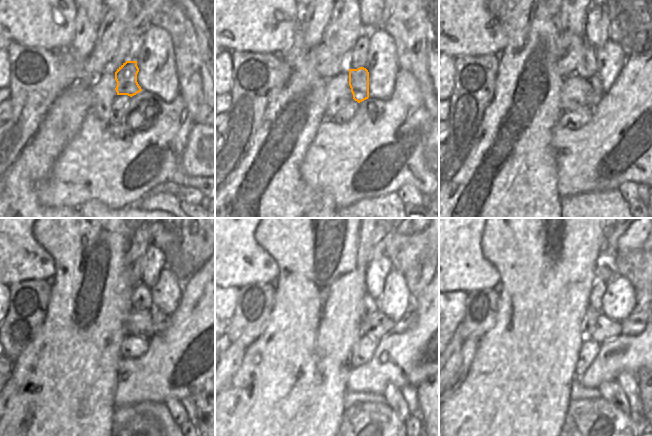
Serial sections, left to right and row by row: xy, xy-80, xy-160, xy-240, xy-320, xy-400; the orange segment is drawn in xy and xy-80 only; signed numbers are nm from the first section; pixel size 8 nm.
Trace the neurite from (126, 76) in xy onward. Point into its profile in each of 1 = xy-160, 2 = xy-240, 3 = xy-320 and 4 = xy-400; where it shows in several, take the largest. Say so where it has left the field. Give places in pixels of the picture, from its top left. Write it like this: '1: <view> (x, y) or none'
1: xy-160 (598, 92)
2: xy-240 (161, 321)
3: xy-320 (407, 321)
4: xy-400 (636, 323)

